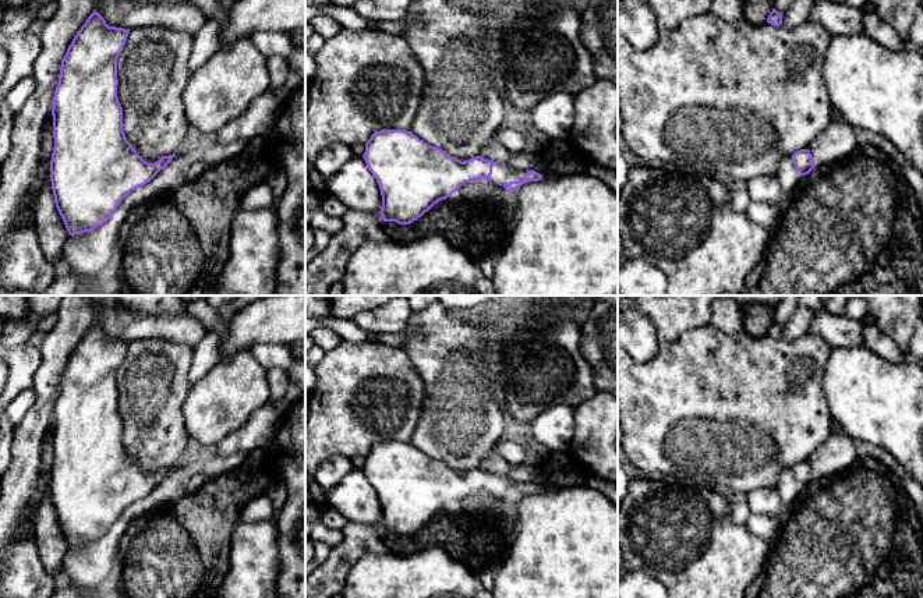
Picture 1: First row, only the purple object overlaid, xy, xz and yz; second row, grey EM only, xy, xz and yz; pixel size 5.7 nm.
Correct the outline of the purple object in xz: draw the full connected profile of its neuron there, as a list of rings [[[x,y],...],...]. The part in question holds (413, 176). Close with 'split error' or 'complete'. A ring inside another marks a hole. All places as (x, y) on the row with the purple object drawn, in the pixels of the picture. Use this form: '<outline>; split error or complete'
[[[406,130],[374,132],[365,144],[363,158],[381,190],[382,208],[379,213],[383,222],[399,224],[413,223],[435,204],[456,192],[464,183],[487,178],[517,192],[523,184],[542,178],[542,174],[534,170],[516,170],[481,156],[462,162]]]; split error

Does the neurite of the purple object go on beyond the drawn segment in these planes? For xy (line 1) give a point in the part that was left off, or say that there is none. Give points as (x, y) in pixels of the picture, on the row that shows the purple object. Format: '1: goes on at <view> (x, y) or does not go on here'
1: does not go on here

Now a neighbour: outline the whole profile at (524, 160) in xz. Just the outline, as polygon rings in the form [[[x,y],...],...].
[[[496,141],[484,146],[478,156],[508,164],[516,170],[534,170],[542,177],[558,178],[556,174],[548,171],[548,164],[542,158],[538,158],[535,153],[526,151],[520,153],[512,153]]]

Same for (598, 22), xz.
[[[590,0],[580,14],[580,39],[593,56],[597,78],[618,85],[618,0]]]

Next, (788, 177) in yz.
[[[785,156],[778,163],[777,177],[778,177],[778,183],[784,198],[789,198],[802,180],[799,171],[793,164],[792,156]]]

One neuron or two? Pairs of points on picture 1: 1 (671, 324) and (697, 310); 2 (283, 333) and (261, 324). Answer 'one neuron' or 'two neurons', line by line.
1: one neuron
2: one neuron

